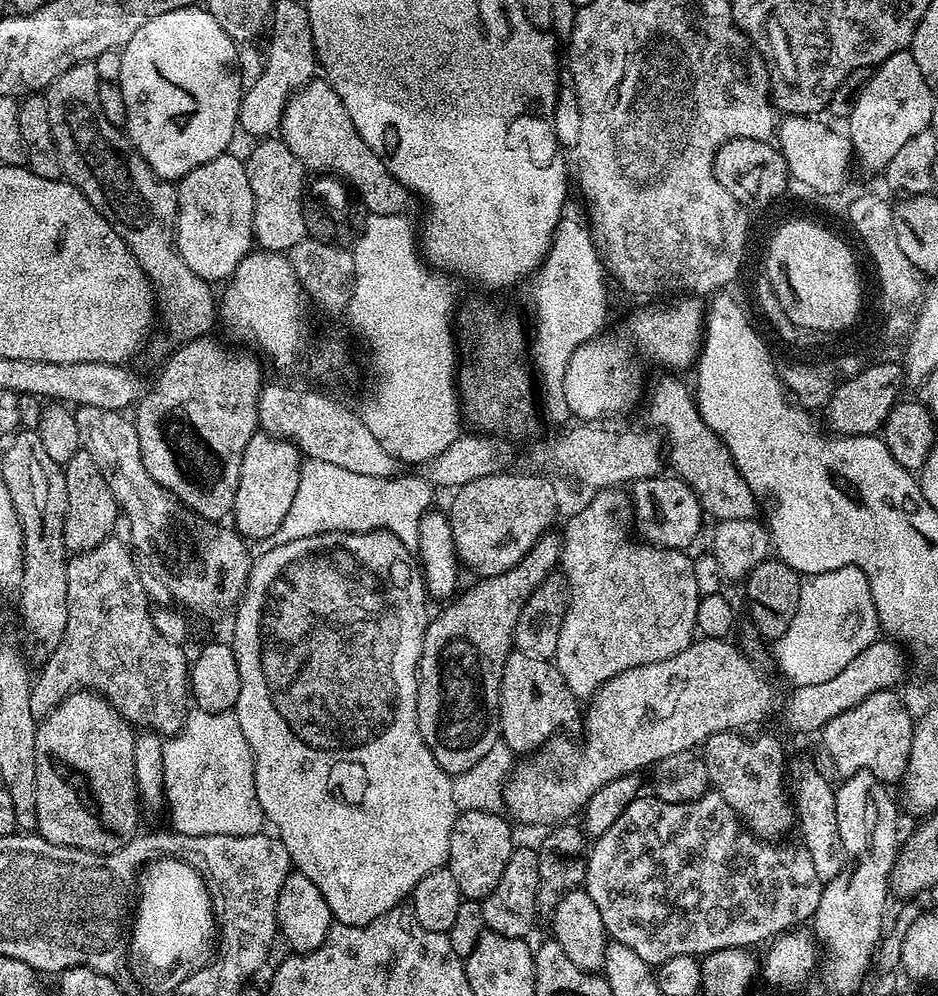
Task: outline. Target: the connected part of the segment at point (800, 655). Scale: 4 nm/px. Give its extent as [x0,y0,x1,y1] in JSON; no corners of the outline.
[771,564,881,685]

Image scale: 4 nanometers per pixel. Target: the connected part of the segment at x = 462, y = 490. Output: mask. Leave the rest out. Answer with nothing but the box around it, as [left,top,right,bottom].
[446,470,556,577]

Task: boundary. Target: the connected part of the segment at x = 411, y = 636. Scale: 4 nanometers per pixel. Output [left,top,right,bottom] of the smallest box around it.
[230,530,458,926]

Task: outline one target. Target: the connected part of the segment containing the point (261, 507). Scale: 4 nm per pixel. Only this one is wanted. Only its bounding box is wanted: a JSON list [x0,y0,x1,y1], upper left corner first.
[230,430,302,540]

